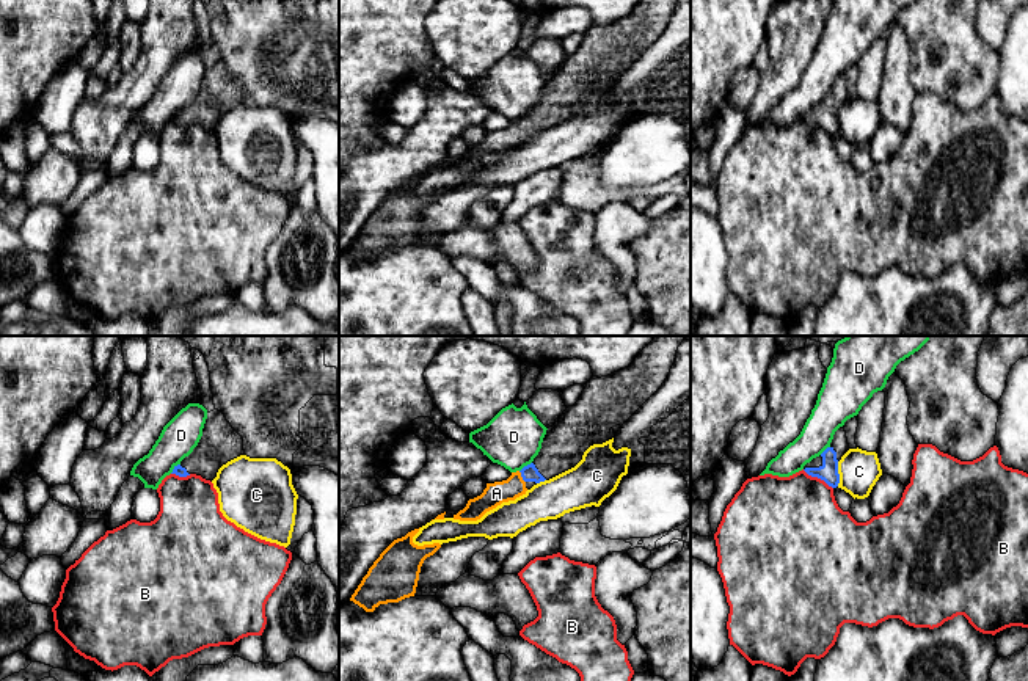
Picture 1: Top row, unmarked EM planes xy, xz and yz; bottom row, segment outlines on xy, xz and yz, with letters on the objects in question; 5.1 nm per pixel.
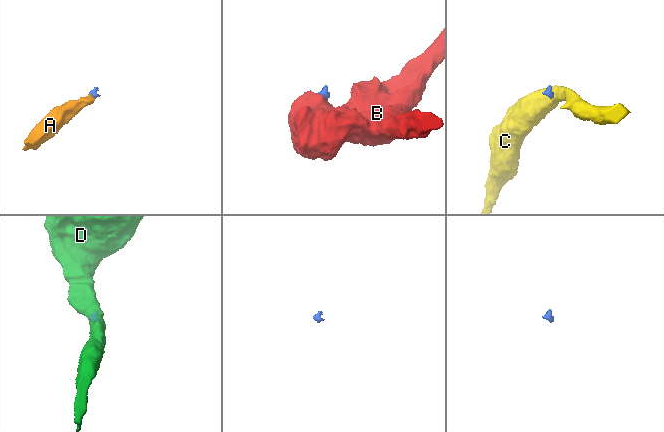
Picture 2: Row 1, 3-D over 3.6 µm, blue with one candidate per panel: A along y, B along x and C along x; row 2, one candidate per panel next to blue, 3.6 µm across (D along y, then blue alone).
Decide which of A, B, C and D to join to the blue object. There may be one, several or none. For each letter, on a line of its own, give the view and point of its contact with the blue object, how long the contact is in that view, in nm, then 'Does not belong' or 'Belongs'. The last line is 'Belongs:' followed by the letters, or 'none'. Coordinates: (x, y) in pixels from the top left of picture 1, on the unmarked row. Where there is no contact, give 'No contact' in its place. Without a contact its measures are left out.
A: Touches blue at xz (521, 124). Shared border 70 nm. Belongs
B: Touches blue at yz (818, 126). Shared border 190 nm. Does not belong
C: Touches blue at yz (838, 123). Shared border 130 nm. Does not belong
D: Touches blue at xz (524, 115). Shared border 80 nm. Does not belong
Belongs: A

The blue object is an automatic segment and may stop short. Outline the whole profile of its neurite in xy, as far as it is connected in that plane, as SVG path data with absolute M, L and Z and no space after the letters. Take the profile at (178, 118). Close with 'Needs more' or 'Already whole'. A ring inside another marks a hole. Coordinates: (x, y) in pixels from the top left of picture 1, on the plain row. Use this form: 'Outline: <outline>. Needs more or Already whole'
Outline: M213 58L207 61L198 94L174 115L171 122L179 126L196 122L212 130L223 113L240 104L245 104L242 85L231 75L221 60Z. Needs more

